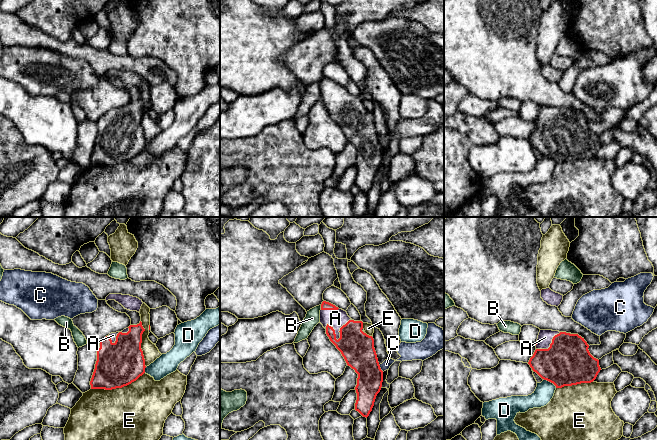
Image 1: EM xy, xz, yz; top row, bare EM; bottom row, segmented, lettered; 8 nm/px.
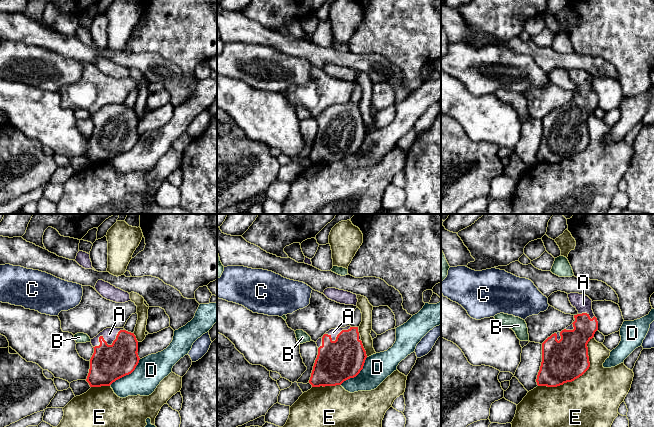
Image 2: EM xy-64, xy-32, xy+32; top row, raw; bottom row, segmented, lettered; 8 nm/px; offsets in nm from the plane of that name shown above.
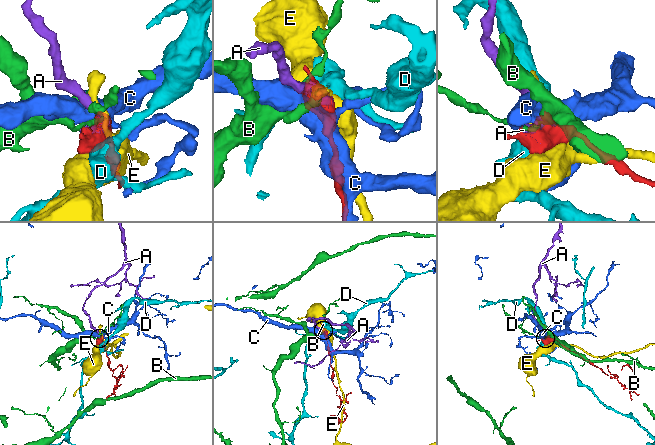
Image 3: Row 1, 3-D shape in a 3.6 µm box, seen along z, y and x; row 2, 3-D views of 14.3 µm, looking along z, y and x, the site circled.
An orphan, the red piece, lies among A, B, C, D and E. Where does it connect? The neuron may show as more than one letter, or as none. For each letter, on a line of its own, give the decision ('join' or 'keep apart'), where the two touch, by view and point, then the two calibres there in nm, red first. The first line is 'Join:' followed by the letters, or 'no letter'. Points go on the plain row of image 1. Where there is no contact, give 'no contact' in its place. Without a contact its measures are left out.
Join: A
A: join; contact xz (339, 114); calibres 260 and 140 nm
B: keep apart; contact xz (321, 83); calibres 70 and 120 nm
C: keep apart; contact xz (380, 144); calibres 260 and 70 nm
D: keep apart; contact yz (550, 157); calibres 380 and 160 nm
E: keep apart; contact xy (117, 163); calibres 360 and 480 nm

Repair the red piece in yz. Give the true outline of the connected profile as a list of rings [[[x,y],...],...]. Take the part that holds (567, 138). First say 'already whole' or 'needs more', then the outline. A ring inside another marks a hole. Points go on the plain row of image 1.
needs more | [[[540,106],[536,120],[528,140],[542,155],[553,159],[556,164],[591,159],[601,146],[599,136],[590,130],[589,121],[578,110]]]

